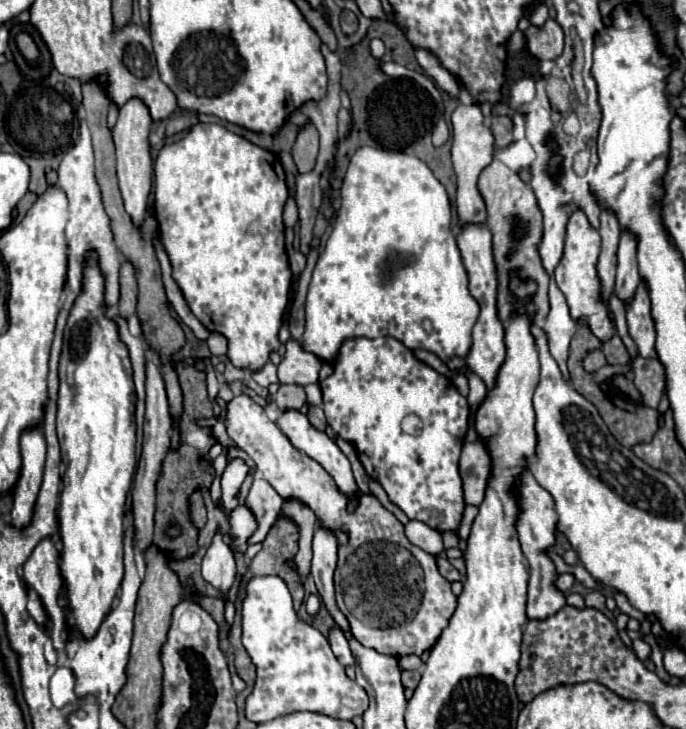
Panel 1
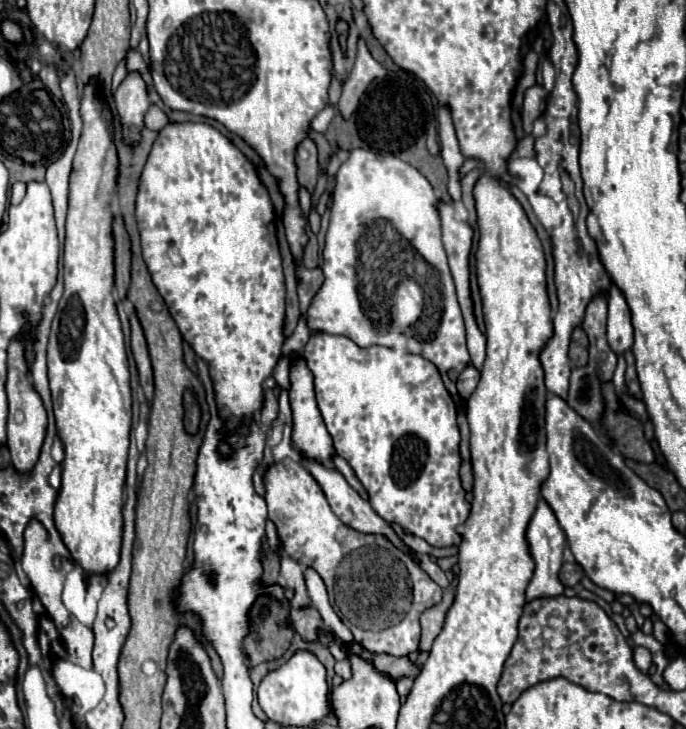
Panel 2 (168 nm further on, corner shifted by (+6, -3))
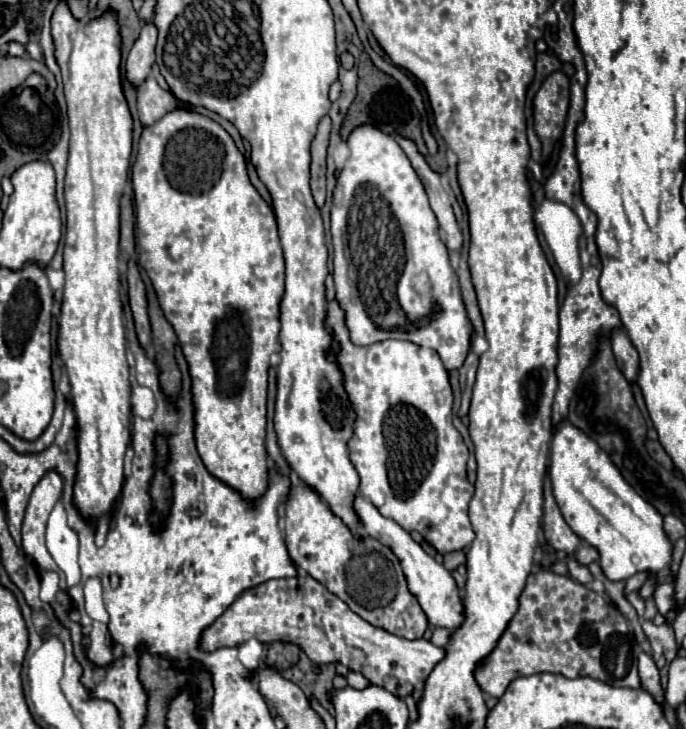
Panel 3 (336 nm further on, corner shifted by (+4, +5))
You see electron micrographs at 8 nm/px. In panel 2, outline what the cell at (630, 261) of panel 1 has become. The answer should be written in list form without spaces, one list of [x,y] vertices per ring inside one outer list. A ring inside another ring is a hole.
[[[617,287],[609,291],[609,319],[607,319],[607,341],[615,353],[625,353],[633,345],[633,325],[629,319],[629,307]]]

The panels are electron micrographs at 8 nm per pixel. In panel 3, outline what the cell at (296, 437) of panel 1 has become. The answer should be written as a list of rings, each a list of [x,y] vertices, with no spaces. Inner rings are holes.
[[[361,493],[355,495],[353,509],[359,517],[363,533],[379,539],[383,545],[391,547],[391,551],[399,557],[401,567],[403,567],[405,577],[407,577],[407,583],[409,583],[409,589],[417,597],[421,609],[425,611],[427,619],[429,619],[429,625],[431,627],[457,629],[463,621],[463,605],[461,605],[461,597],[459,597],[459,591],[457,591],[457,585],[455,585],[455,579],[451,577],[451,573],[441,563],[437,563],[429,553],[425,553],[423,547],[417,541],[413,541],[411,535],[399,523],[395,523],[393,519],[383,517],[379,513],[379,509],[371,501],[367,501]]]

